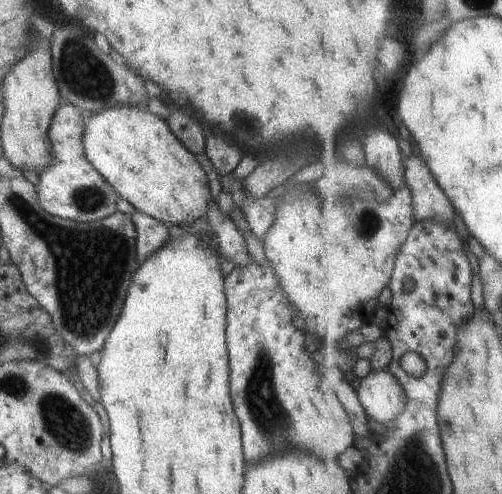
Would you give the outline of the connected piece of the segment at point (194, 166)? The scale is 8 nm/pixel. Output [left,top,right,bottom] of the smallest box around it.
[82,105,213,227]

